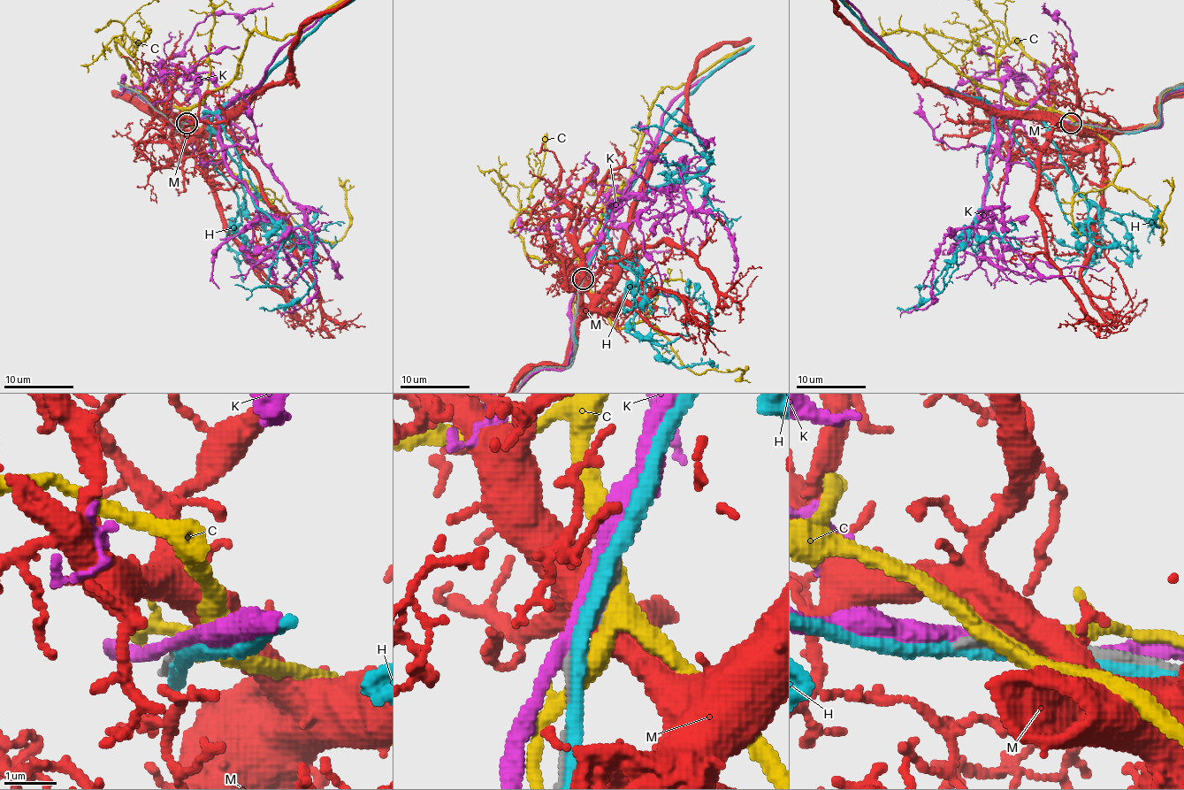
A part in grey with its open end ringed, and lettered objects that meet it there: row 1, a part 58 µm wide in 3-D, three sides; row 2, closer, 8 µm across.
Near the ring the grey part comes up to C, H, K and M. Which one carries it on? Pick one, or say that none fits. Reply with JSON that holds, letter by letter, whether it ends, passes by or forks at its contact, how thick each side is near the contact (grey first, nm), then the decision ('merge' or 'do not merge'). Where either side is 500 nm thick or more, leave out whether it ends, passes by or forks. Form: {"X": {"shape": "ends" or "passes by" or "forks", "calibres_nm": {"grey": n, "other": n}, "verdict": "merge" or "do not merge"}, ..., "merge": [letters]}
{"C": {"shape": "forks", "calibres_nm": {"grey": 240, "other": 360}, "verdict": "do not merge"}, "H": {"shape": "passes by", "calibres_nm": {"grey": 240, "other": 280}, "verdict": "do not merge"}, "K": {"shape": "passes by", "calibres_nm": {"grey": 340, "other": 260}, "verdict": "do not merge"}, "M": {"calibres_nm": {"grey": 340, "other": 550}, "verdict": "do not merge"}, "merge": []}

